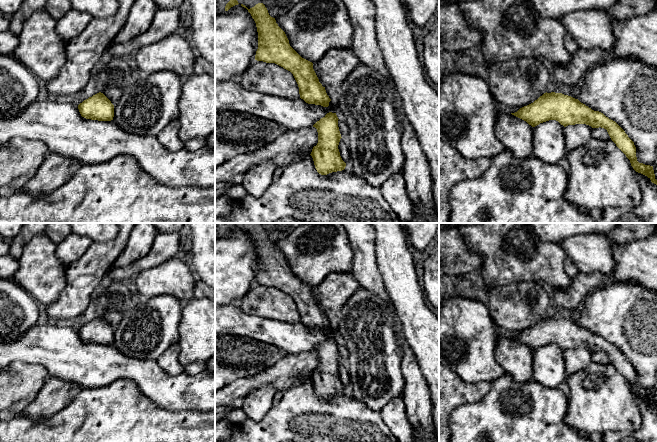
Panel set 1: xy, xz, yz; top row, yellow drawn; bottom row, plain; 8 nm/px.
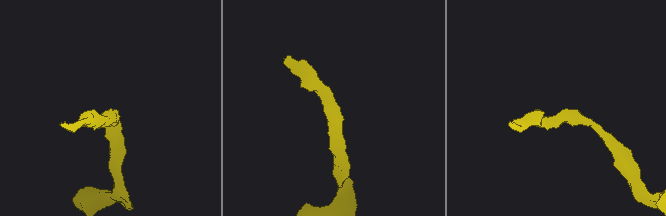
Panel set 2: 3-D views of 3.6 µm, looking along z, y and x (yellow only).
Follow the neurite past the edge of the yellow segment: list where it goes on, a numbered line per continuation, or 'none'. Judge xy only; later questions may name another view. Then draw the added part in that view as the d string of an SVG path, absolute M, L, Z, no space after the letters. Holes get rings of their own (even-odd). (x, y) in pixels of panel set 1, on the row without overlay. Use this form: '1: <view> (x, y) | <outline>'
none

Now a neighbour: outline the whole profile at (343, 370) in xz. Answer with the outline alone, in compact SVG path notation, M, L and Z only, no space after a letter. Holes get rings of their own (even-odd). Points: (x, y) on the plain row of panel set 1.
M342 361L340 363L338 373L339 373L340 380L341 380L342 384L345 387L347 387L349 385L349 383L350 383L349 365L348 365L347 362Z

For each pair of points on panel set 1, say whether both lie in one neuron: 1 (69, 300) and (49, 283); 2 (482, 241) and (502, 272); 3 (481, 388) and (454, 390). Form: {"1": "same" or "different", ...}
{"1": "different", "2": "same", "3": "same"}

